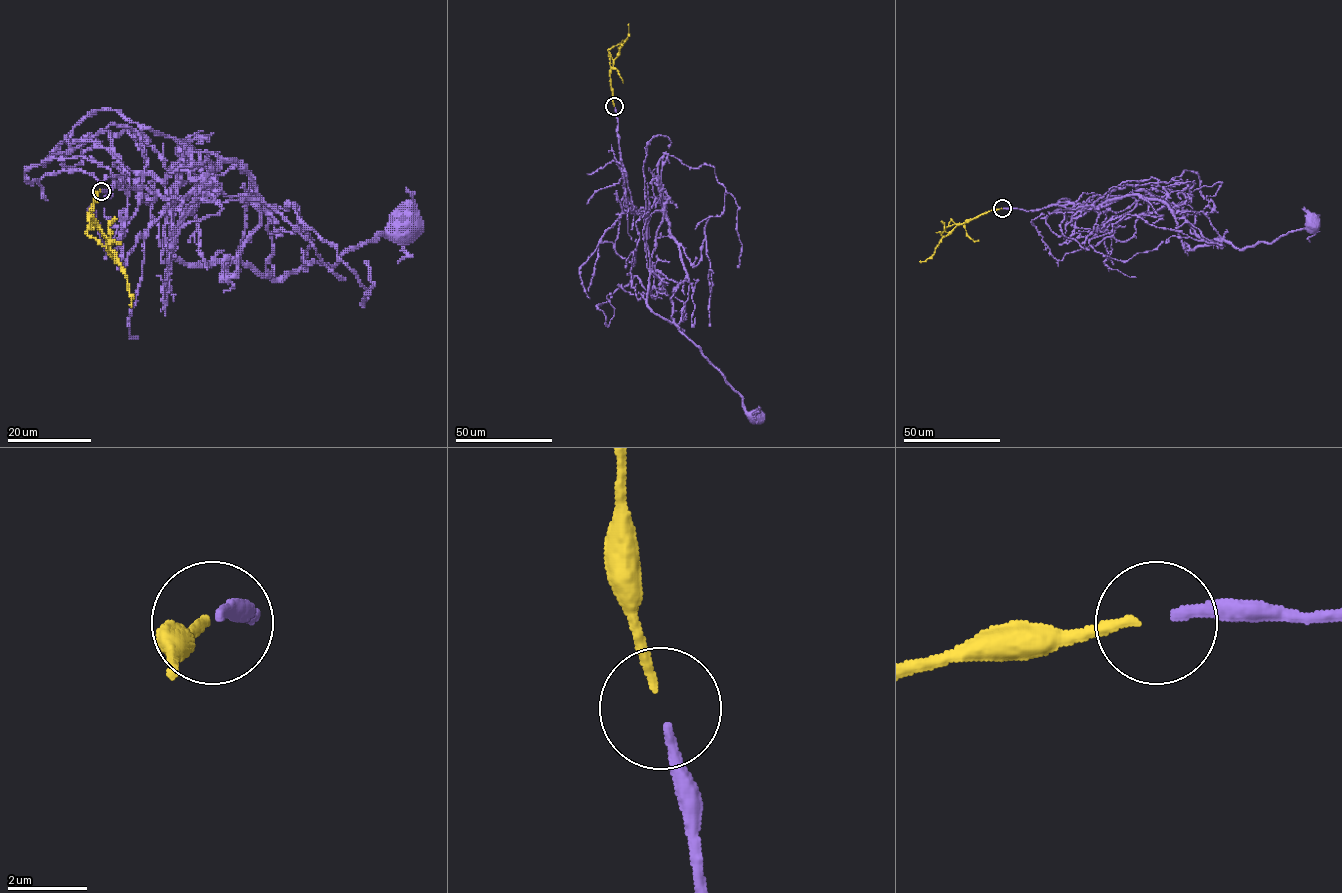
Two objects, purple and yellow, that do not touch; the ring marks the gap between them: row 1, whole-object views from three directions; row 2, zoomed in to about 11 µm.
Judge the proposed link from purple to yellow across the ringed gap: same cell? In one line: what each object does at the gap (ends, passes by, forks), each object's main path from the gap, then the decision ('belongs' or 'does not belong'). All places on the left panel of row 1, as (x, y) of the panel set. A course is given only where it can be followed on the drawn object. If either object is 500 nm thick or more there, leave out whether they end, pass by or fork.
purple ends there; yellow ends there; purple runs (101, 191), (120, 179), (185, 197), (204, 183), (188, 151), (171, 251), (280, 279), (410, 219); yellow runs (100, 191), (93, 203), (92, 215), (127, 276), (132, 304); belongs

